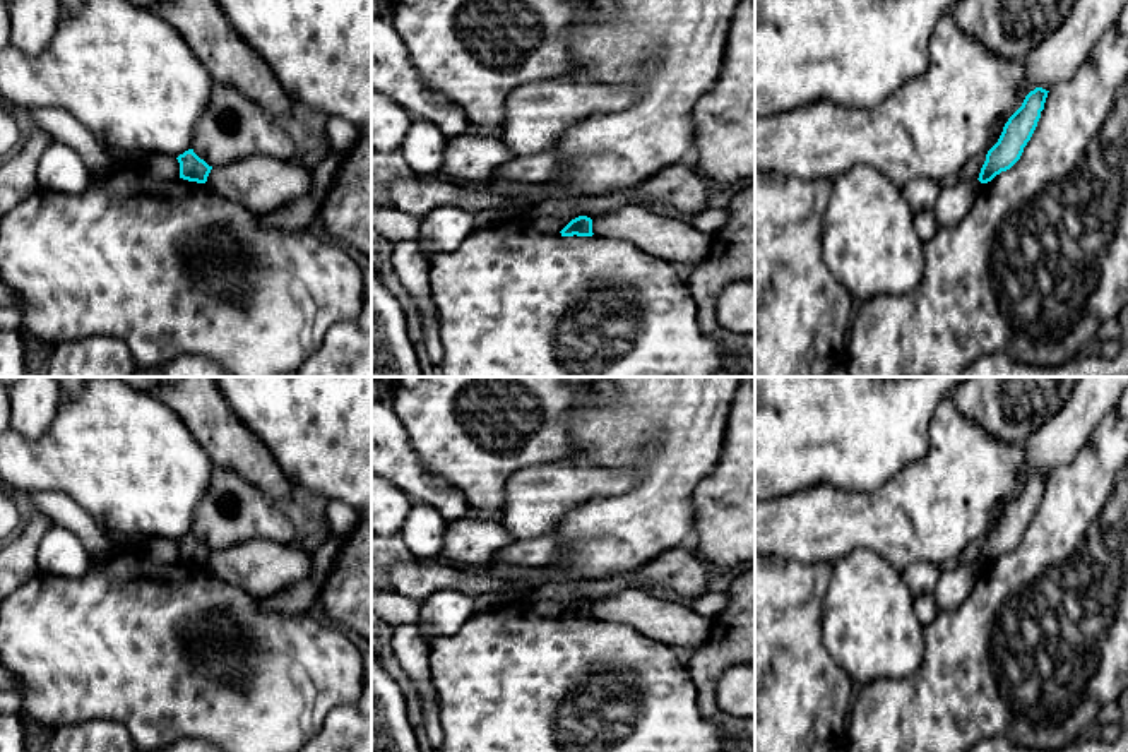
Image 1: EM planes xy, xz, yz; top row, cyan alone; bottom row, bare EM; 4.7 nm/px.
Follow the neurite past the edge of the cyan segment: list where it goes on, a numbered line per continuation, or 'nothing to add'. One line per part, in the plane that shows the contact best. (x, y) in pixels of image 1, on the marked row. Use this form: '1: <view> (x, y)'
nothing to add

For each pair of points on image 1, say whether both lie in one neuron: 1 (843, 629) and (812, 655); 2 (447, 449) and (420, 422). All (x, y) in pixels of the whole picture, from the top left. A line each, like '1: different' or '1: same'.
1: different
2: same

